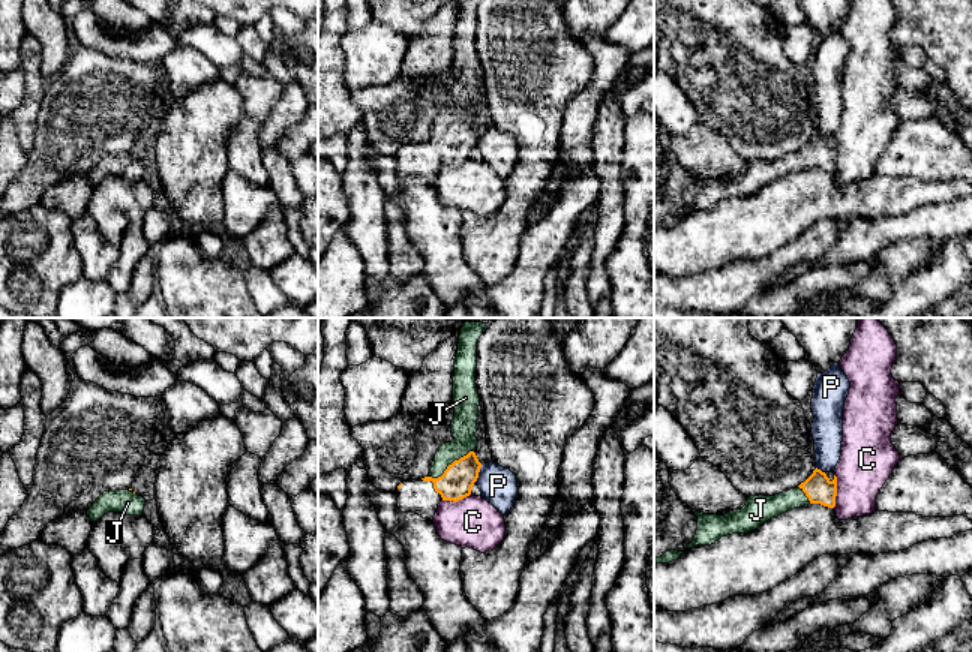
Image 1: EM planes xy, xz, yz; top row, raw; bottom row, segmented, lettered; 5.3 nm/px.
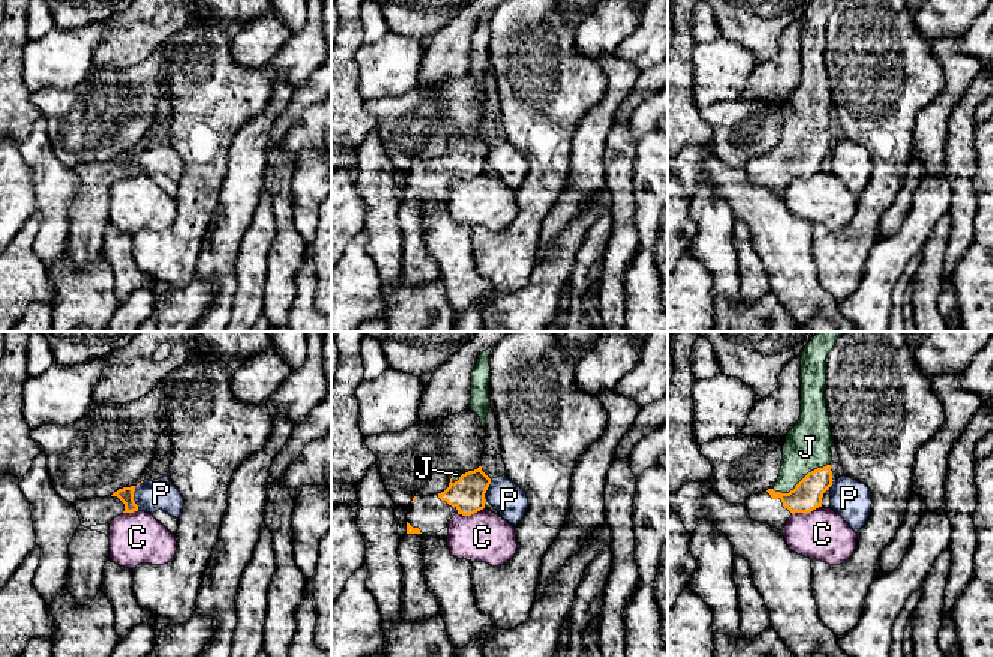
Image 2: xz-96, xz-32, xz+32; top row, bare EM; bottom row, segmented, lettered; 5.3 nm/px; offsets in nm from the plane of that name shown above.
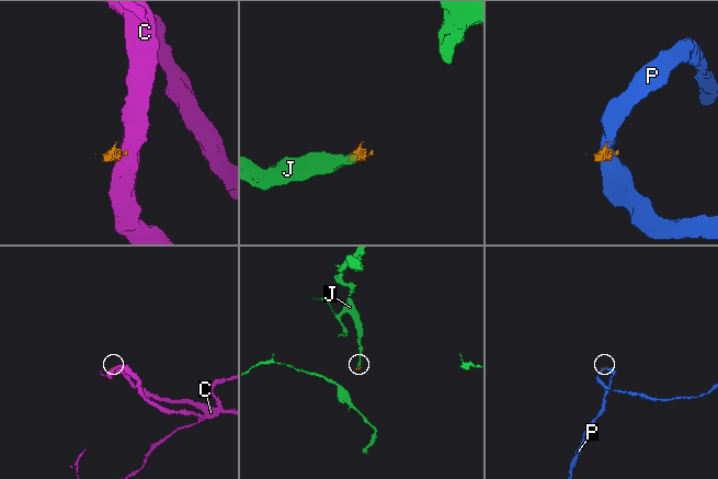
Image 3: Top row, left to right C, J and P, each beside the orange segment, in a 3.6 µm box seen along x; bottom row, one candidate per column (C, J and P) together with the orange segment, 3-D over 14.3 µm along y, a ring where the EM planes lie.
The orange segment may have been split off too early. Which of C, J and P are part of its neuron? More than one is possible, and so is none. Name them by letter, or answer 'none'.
J

